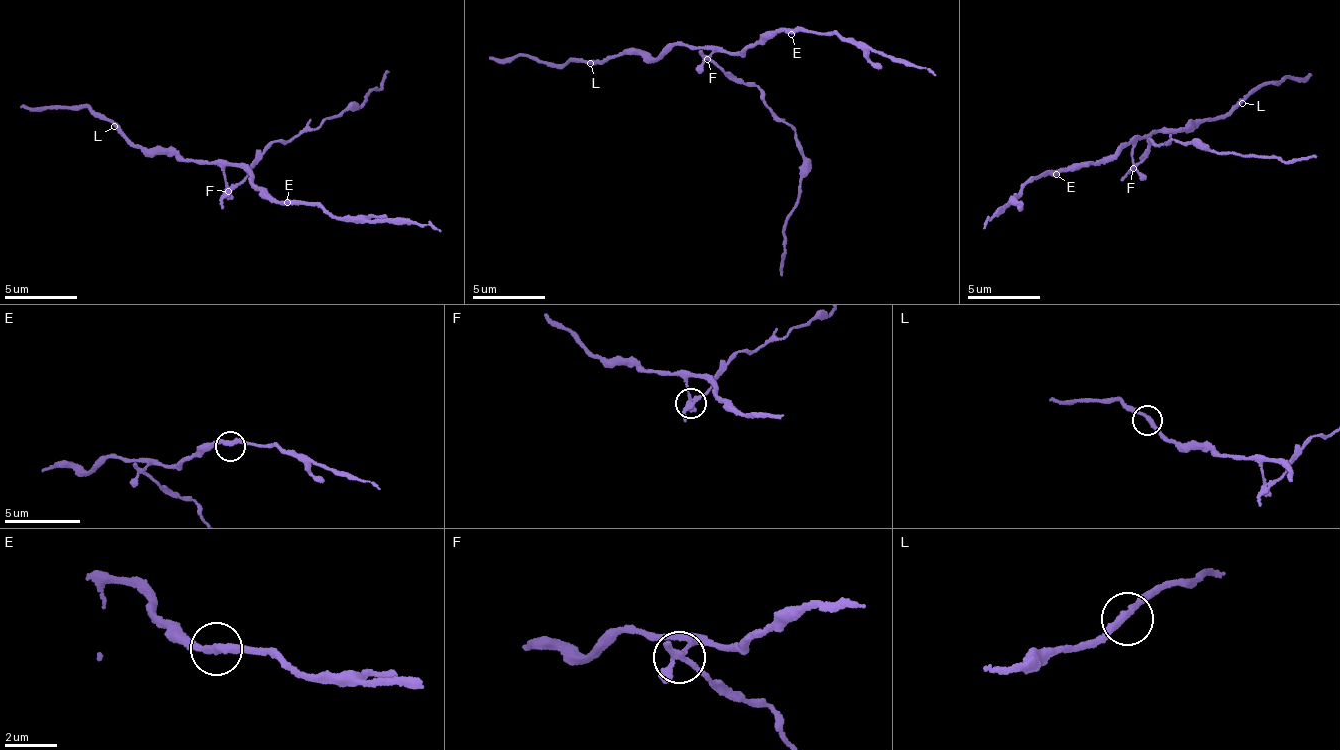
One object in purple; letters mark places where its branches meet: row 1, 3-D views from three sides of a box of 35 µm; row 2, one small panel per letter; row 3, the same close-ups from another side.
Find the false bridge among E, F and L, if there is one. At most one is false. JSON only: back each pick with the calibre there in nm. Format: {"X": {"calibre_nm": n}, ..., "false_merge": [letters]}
{"F": {"calibre_nm": 240}, "false_merge": ["F"]}

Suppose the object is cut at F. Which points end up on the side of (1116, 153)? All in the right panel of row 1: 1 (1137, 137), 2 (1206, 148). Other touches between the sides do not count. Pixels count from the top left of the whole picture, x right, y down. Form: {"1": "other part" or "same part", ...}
{"1": "same part", "2": "other part"}

